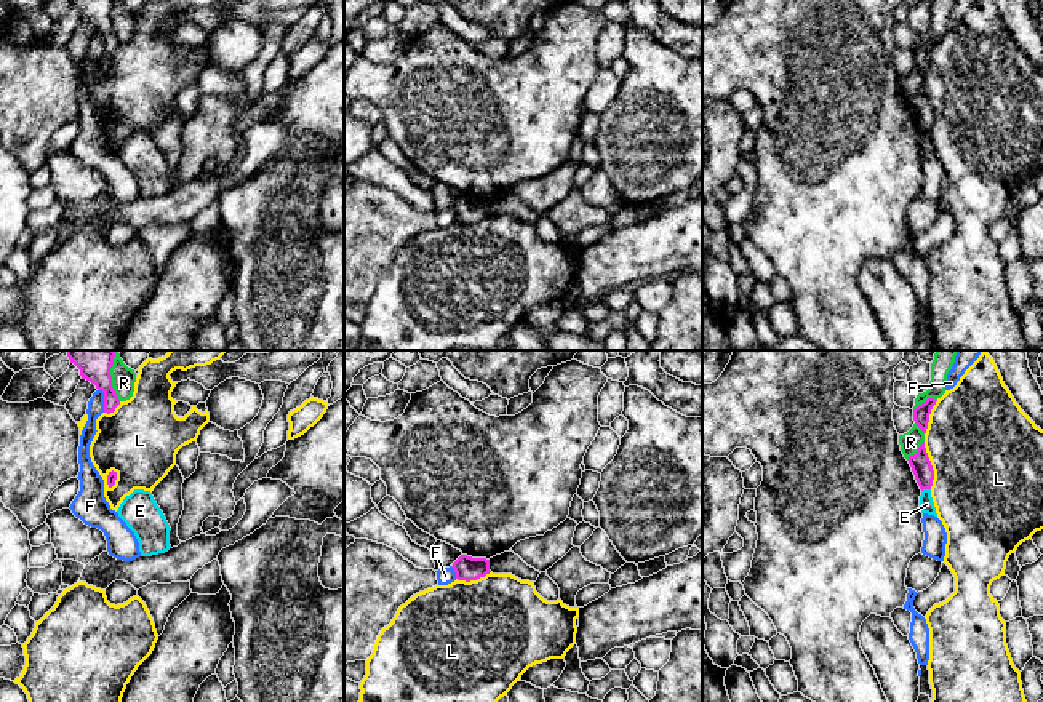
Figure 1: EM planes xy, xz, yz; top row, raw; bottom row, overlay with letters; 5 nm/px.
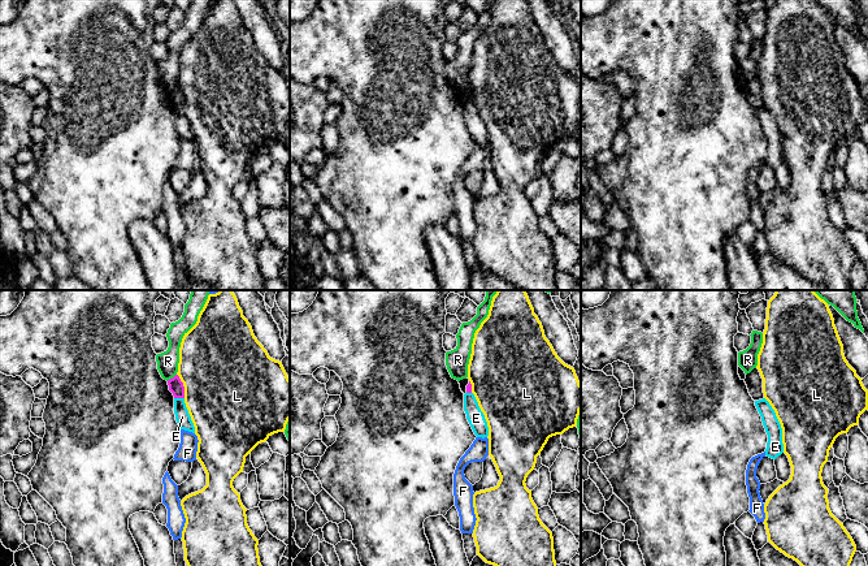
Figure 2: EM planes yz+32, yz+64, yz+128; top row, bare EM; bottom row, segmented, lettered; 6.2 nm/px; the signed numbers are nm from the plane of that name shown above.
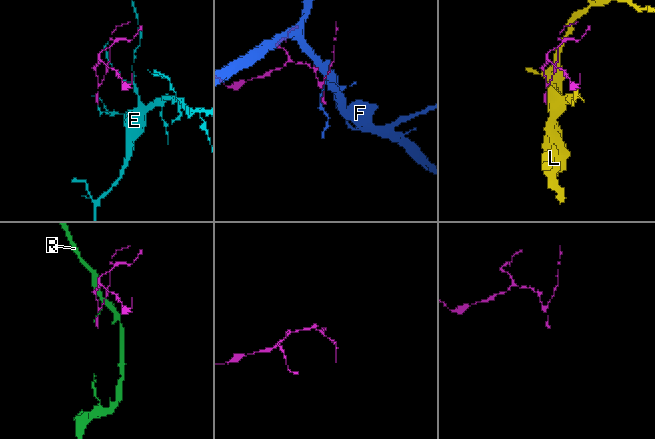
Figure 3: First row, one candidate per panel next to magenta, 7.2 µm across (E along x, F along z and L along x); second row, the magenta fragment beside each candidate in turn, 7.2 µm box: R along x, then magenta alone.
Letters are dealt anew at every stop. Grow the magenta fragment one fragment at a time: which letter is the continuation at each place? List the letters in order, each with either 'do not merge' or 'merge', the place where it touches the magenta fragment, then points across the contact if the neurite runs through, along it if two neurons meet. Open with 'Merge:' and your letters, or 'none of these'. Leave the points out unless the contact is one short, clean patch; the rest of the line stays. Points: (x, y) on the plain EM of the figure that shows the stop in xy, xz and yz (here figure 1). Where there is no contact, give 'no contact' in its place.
Merge: none of these
E: do not merge; contact yz (925, 130); border yz (930, 130), (922, 133)
F: do not merge; contact xy (104, 42)
L: do not merge; contact yz (931, 107)
R: do not merge; contact xy (111, 21)

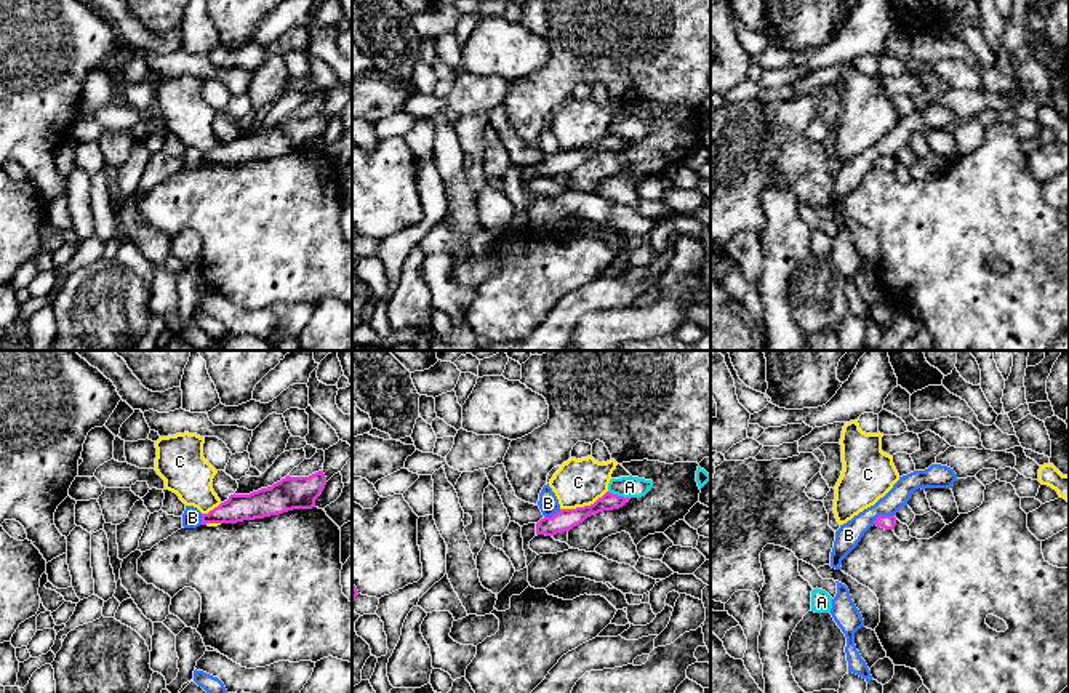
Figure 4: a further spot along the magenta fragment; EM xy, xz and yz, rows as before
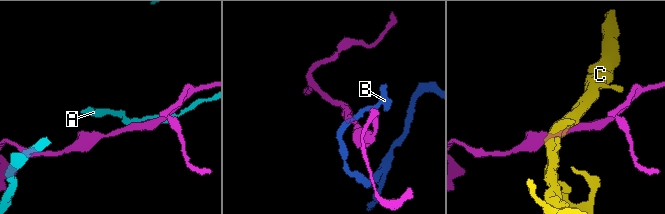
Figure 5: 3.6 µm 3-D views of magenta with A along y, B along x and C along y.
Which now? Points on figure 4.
Merge: none of these
A: do not merge; contact xz (620, 138)
B: do not merge; contact yz (882, 157); border yz (893, 156), (880, 156), (872, 165)
C: do not merge; contact xz (584, 148); border xz (607, 132), (589, 146), (560, 151)

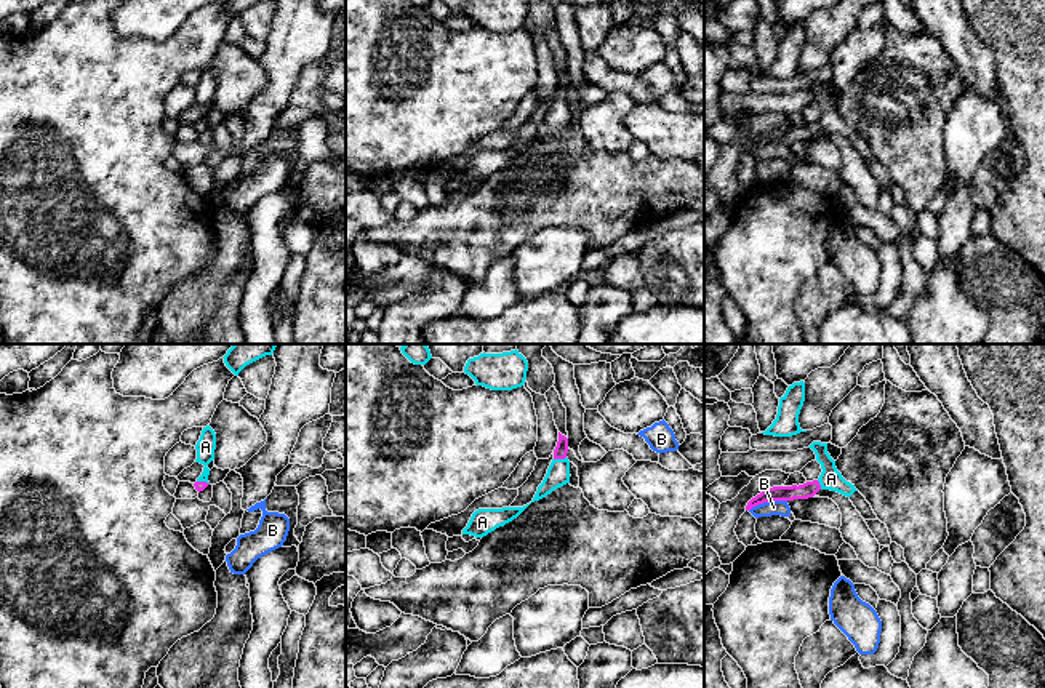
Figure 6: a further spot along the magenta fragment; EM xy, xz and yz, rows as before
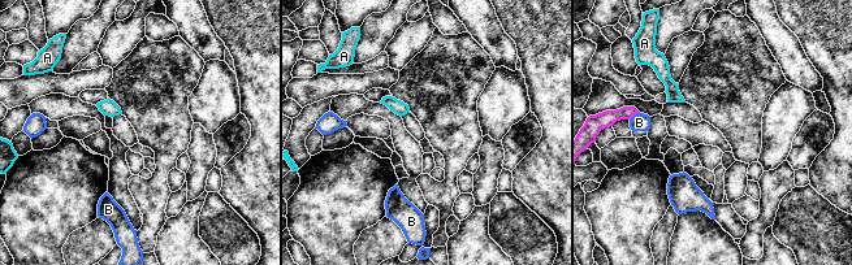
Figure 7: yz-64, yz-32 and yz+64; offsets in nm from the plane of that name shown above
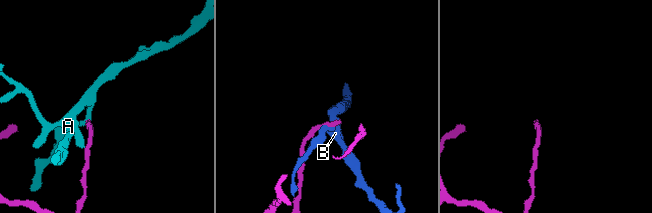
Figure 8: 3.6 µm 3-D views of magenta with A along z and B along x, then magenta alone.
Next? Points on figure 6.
Merge: A
A: merge; contact xz (559, 100); way xz (560, 92), (559, 100), (557, 117)
B: do not merge; contact yz (767, 143); border yz (786, 141), (764, 143), (749, 152)

